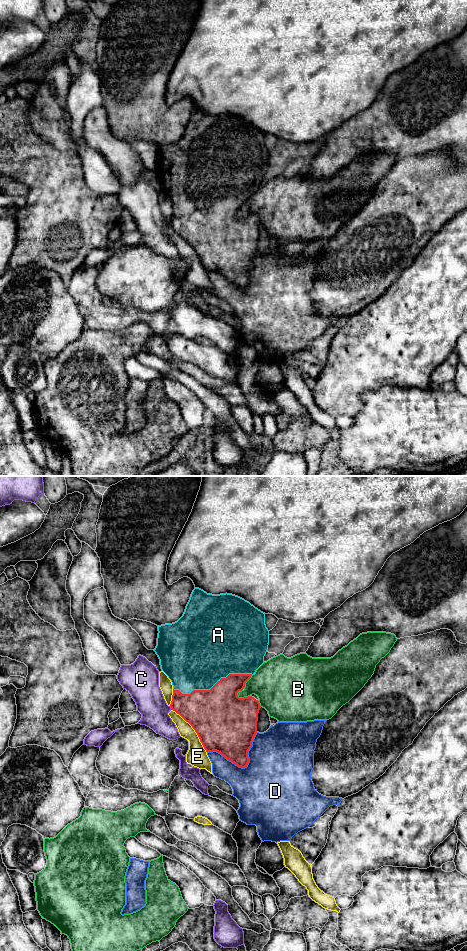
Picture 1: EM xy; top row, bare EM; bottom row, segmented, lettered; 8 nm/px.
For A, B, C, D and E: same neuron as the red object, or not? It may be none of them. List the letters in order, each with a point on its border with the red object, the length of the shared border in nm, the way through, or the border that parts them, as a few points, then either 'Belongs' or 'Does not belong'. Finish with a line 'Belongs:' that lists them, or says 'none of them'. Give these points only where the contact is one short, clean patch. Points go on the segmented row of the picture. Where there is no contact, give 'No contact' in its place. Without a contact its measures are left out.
A: Touches red at xy (213, 686). Shared border 650 nm. Belongs
B: Touches red at xy (244, 686). Shared border 220 nm. Does not belong
C: Touches red at xy (171, 708). Shared border 40 nm. Does not belong
D: Touches red at xy (243, 767). Shared border 440 nm. Does not belong
E: Touches red at xy (193, 728). Shared border 460 nm. Does not belong
Belongs: A

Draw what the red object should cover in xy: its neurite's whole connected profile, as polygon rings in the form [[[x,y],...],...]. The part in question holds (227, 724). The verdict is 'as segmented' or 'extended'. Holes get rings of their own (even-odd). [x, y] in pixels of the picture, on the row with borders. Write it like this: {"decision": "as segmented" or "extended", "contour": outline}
{"decision": "extended", "contour": [[[195,588],[183,616],[175,623],[158,626],[158,631],[154,651],[160,659],[162,671],[173,685],[171,710],[192,726],[207,753],[216,751],[238,767],[247,767],[248,751],[257,733],[261,706],[254,697],[239,698],[237,693],[264,663],[269,645],[265,613],[238,596],[227,593],[212,595]]]}

